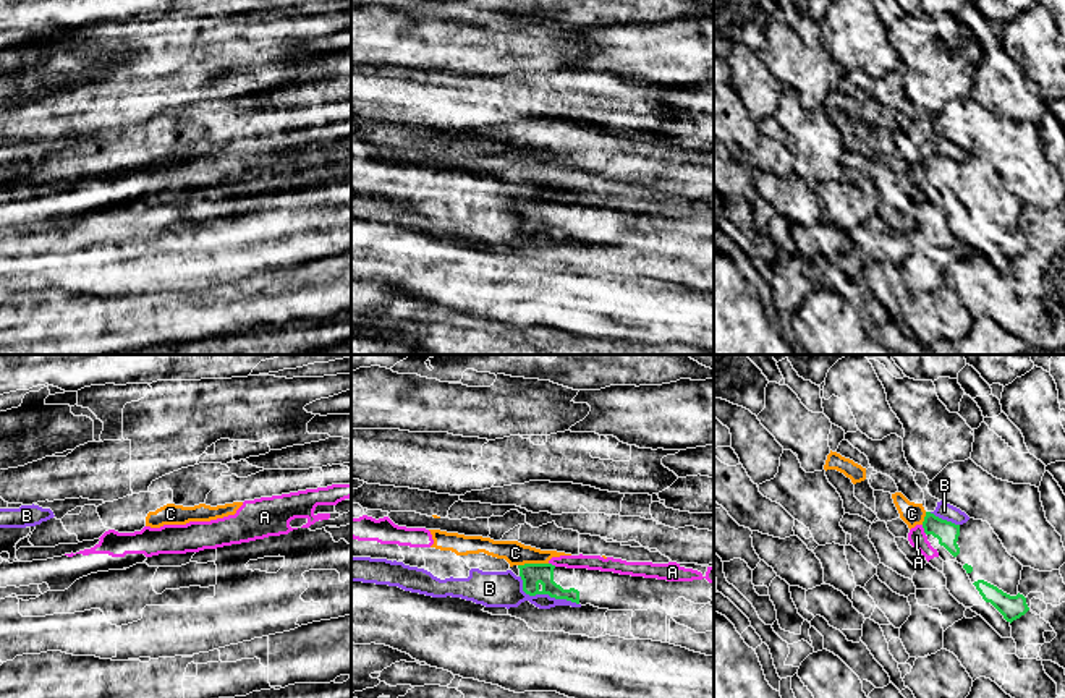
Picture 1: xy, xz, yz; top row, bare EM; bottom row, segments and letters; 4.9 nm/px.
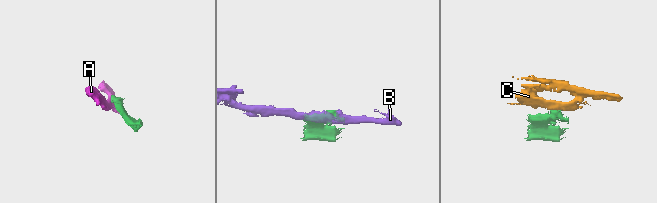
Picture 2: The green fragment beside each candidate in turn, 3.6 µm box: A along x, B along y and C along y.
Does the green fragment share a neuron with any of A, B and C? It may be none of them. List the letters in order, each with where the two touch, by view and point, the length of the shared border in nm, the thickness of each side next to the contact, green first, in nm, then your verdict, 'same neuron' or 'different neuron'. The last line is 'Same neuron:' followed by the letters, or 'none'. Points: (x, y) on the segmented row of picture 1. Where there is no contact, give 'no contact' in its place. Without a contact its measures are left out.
A: contact yz (924, 530); length 50 nm; calibres 120 and 90 nm; different neuron
B: contact xz (544, 593); length 320 nm; calibres 110 and 180 nm; different neuron
C: contact xz (533, 564); length 150 nm; calibres 110 and 120 nm; different neuron
Same neuron: none

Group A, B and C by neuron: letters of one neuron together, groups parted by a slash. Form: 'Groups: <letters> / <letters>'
Groups: A B C

